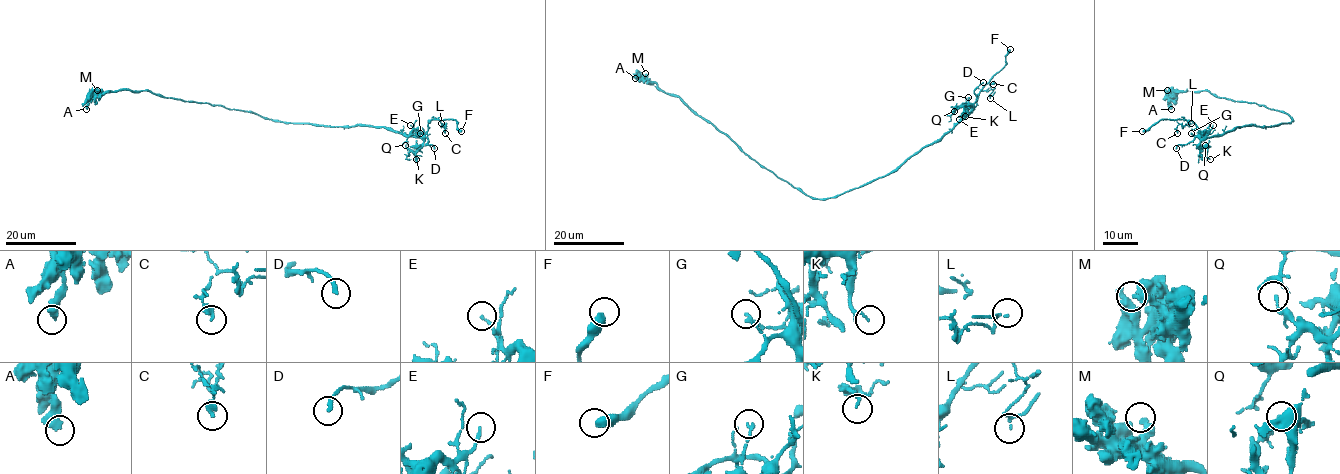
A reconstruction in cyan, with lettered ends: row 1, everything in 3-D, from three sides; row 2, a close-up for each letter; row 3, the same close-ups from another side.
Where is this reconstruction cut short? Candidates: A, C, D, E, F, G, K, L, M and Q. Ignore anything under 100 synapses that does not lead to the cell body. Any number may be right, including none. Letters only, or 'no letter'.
F

